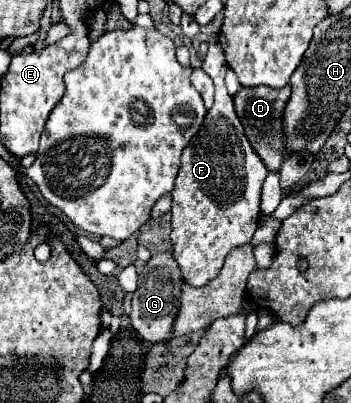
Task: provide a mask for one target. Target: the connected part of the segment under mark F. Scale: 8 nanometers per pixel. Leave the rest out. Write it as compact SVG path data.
M213 32L209 36L207 44L209 44L209 50L207 50L207 56L205 56L201 68L215 82L215 104L207 112L199 134L183 150L181 168L179 168L179 174L175 178L175 188L171 192L171 196L173 196L173 206L171 206L173 256L181 266L183 278L187 278L187 282L191 286L205 286L209 280L213 280L219 274L227 254L233 248L251 242L251 238L257 230L257 224L259 224L259 216L261 216L261 206L259 206L261 186L263 186L263 180L267 176L267 168L265 168L263 160L255 154L255 150L251 148L251 144L249 144L249 140L243 132L243 126L241 126L241 122L239 122L239 118L233 110L233 98L229 96L229 92L225 88L223 78L225 78L225 72L227 72L227 64L225 64L223 48L217 42L217 32Z

